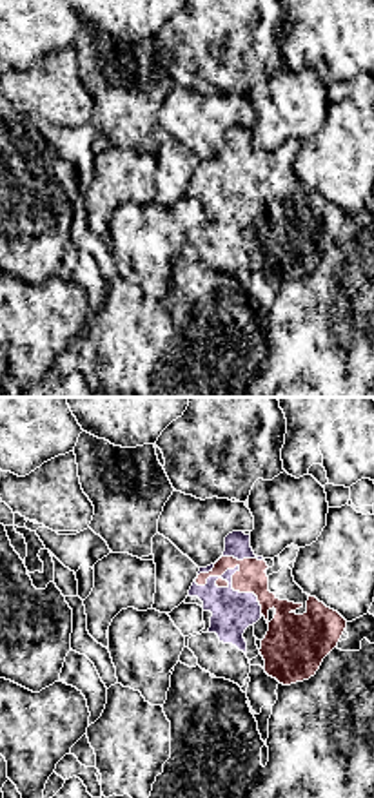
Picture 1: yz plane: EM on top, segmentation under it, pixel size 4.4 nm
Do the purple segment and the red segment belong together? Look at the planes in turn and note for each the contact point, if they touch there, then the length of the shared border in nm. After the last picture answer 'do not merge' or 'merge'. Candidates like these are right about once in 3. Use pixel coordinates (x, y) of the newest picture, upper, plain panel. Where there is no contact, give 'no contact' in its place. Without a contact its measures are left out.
contact (233, 184); length 340 nm

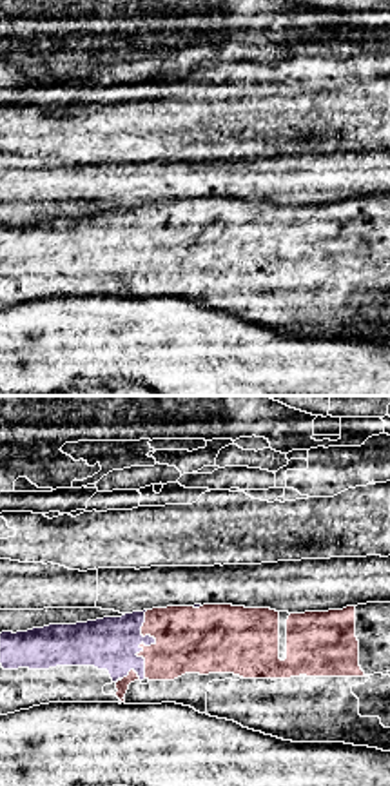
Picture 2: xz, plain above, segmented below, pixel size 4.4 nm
contact (153, 236); length 300 nm

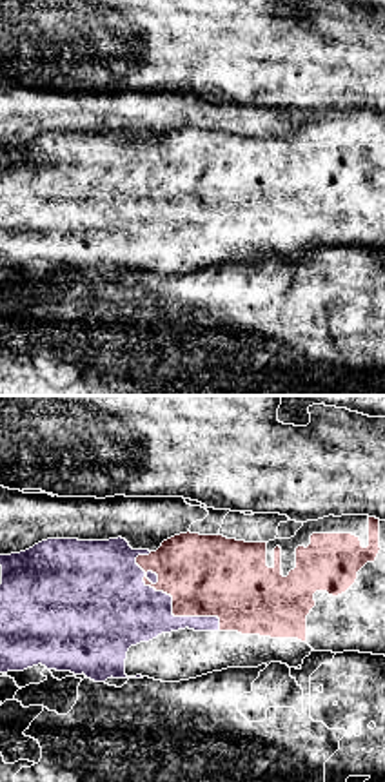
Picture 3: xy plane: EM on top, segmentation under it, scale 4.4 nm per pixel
contact (171, 204); length 500 nm

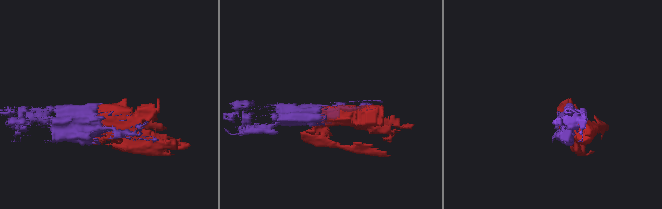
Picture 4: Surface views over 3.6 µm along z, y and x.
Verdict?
merge

